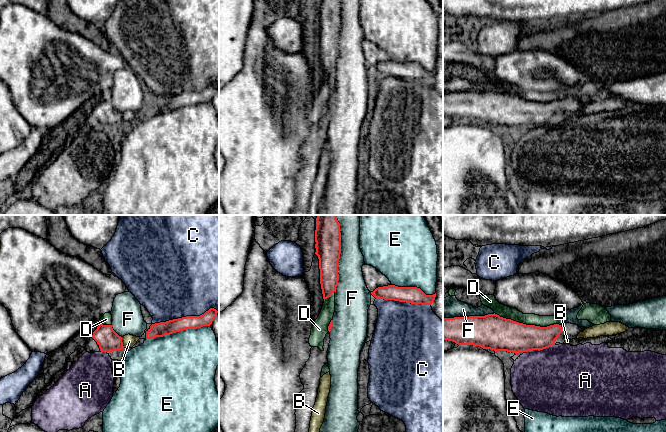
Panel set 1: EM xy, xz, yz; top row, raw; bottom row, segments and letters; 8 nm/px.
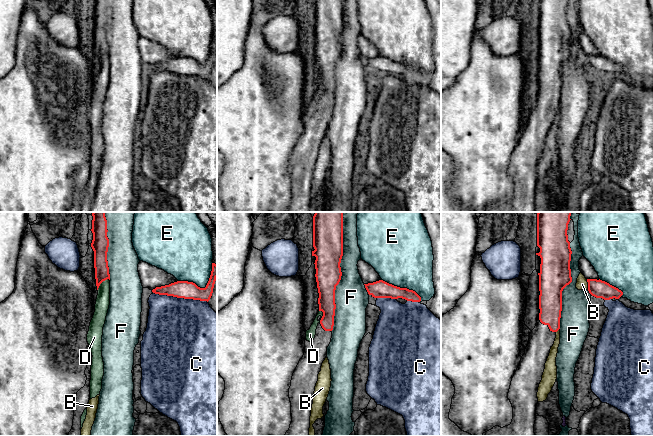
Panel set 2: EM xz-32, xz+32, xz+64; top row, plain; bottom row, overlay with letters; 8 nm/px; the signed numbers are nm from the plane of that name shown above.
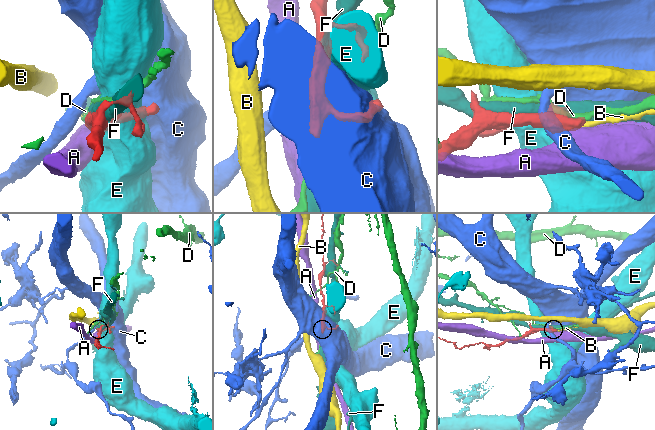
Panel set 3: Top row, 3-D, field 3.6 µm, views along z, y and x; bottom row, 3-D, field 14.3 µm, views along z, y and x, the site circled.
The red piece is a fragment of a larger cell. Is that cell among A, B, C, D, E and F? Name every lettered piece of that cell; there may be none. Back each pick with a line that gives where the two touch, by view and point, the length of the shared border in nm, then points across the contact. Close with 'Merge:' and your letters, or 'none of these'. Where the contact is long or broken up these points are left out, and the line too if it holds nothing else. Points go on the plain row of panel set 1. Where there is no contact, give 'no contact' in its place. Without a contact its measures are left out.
Merge: none of these

